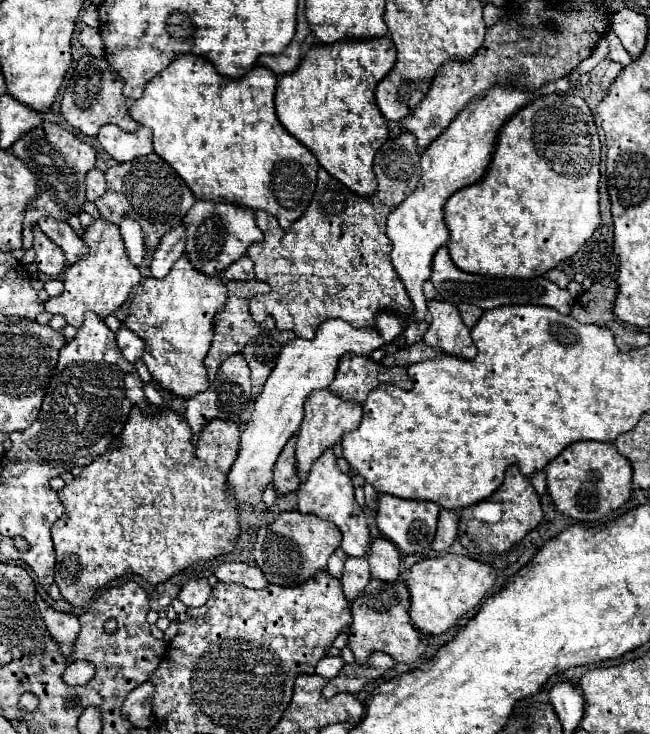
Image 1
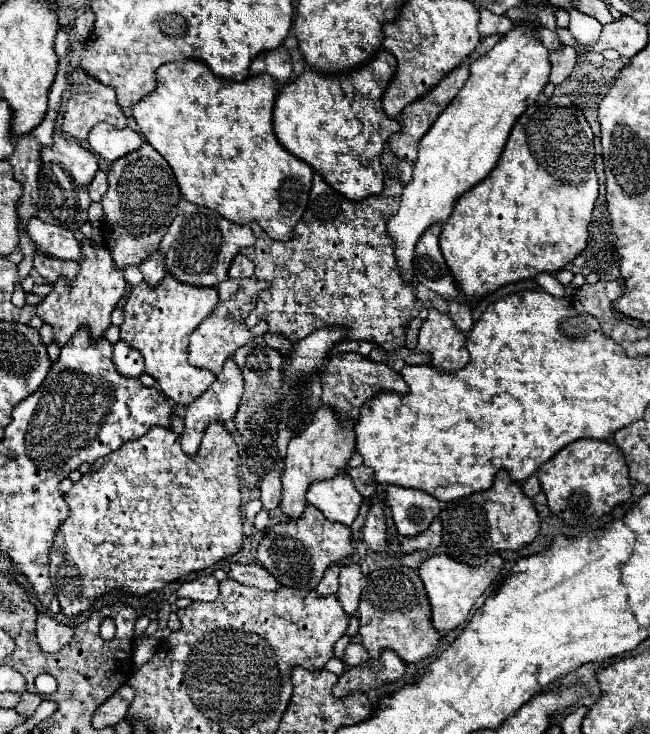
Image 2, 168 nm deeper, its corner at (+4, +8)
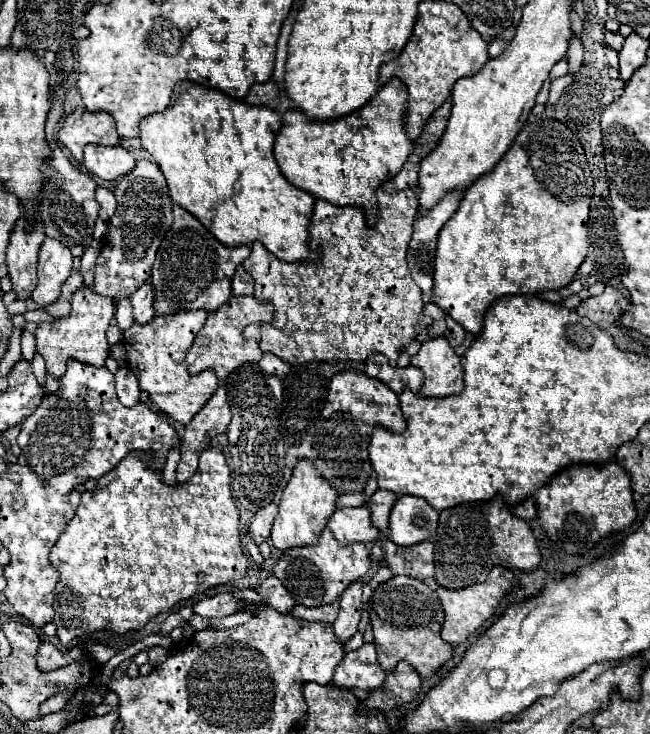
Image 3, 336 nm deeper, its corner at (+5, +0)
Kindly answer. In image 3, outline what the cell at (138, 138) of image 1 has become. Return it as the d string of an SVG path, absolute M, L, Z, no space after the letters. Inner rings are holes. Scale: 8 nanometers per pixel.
M87 145L85 147L85 159L83 165L95 173L97 177L111 181L125 173L129 173L135 167L135 157L131 151L127 151L121 145L103 147L103 145Z

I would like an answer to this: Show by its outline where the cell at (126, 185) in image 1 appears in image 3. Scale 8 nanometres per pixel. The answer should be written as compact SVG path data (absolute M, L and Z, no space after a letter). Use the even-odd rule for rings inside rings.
M147 159L137 161L137 167L133 167L127 175L119 179L113 193L117 199L117 209L109 221L109 231L103 239L103 249L95 265L93 291L119 299L123 295L133 295L135 289L151 277L151 267L155 263L157 249L163 241L163 235L173 223L173 203L159 165Z

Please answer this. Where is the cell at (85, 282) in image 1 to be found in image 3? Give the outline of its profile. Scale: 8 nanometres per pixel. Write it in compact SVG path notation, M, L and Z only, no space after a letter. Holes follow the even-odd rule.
M87 285L75 291L73 311L69 317L55 319L53 323L39 323L39 327L35 329L37 353L45 357L47 371L59 379L65 373L67 359L77 359L81 363L103 367L109 355L109 343L107 343L105 333L113 315L115 315L115 301L111 297L97 295L93 287L87 287Z

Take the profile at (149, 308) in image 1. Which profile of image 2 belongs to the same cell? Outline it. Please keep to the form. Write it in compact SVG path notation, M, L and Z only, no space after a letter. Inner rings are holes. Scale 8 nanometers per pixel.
M170 275L156 287L140 283L134 287L124 305L124 323L120 325L120 339L132 349L140 351L146 363L146 373L152 375L160 391L178 405L196 401L216 379L208 369L196 369L188 363L188 337L212 313L218 293L212 287L184 287Z

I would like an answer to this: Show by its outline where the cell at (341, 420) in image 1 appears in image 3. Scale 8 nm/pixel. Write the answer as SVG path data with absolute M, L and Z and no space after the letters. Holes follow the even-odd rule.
M299 459L299 463L293 467L293 475L279 501L279 513L277 513L277 517L273 521L273 529L271 529L271 543L279 551L287 551L289 547L313 545L319 539L319 535L327 523L327 517L335 509L337 497L339 495L335 493L331 483L327 483L327 479L323 479L323 475L319 475L319 471L315 471L313 463L309 459Z

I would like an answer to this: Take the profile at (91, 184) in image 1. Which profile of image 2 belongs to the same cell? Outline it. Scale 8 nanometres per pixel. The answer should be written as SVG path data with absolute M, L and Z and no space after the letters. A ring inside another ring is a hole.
M98 171L96 177L94 177L94 181L92 181L92 185L90 185L90 199L96 201L96 203L100 203L102 197L106 195L106 189L108 189L108 185L106 185L106 173Z

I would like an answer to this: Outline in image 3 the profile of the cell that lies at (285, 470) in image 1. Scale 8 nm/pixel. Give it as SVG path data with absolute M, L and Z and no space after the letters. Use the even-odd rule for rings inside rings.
M269 503L267 507L261 507L253 519L251 519L251 535L255 539L255 543L263 543L269 533L271 533L271 525L273 525L273 519L277 515L277 505L275 503Z

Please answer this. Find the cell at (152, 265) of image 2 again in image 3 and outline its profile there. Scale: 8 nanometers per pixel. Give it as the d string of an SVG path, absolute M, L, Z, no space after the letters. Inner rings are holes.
M147 281L147 283L143 283L143 287L139 287L139 289L131 295L135 321L147 323L147 321L153 319L153 315L155 315L153 301L155 301L155 295L153 295L153 291L151 291L151 281Z

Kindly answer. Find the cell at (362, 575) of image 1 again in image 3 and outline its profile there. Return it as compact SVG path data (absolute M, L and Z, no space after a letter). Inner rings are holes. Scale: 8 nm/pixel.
M355 581L341 595L341 609L339 609L337 621L333 623L335 635L341 643L345 643L349 637L353 637L357 633L357 625L361 619L361 607L363 607L361 589L363 589L363 583Z

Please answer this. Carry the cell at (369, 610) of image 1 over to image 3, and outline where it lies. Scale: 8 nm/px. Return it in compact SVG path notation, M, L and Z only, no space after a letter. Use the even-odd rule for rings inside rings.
M393 577L381 583L371 599L365 603L371 617L377 659L383 671L391 673L397 661L407 661L421 677L433 675L445 661L453 657L453 647L439 635L443 623L443 609L435 591L413 577Z

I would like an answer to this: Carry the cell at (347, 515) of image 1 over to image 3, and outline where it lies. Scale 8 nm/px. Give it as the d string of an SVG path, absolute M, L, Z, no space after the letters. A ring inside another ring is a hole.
M339 507L327 521L327 529L335 535L335 539L343 545L353 541L371 543L377 539L379 531L371 525L369 509L363 507Z

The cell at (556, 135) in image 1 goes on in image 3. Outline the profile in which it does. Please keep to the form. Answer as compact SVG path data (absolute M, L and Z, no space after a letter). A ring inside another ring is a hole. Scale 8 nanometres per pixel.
M537 119L527 123L505 157L497 163L495 171L483 175L465 191L457 213L441 229L437 237L435 293L431 295L431 301L469 333L479 333L485 311L495 299L567 287L587 257L591 197L593 175L577 135L557 119Z

